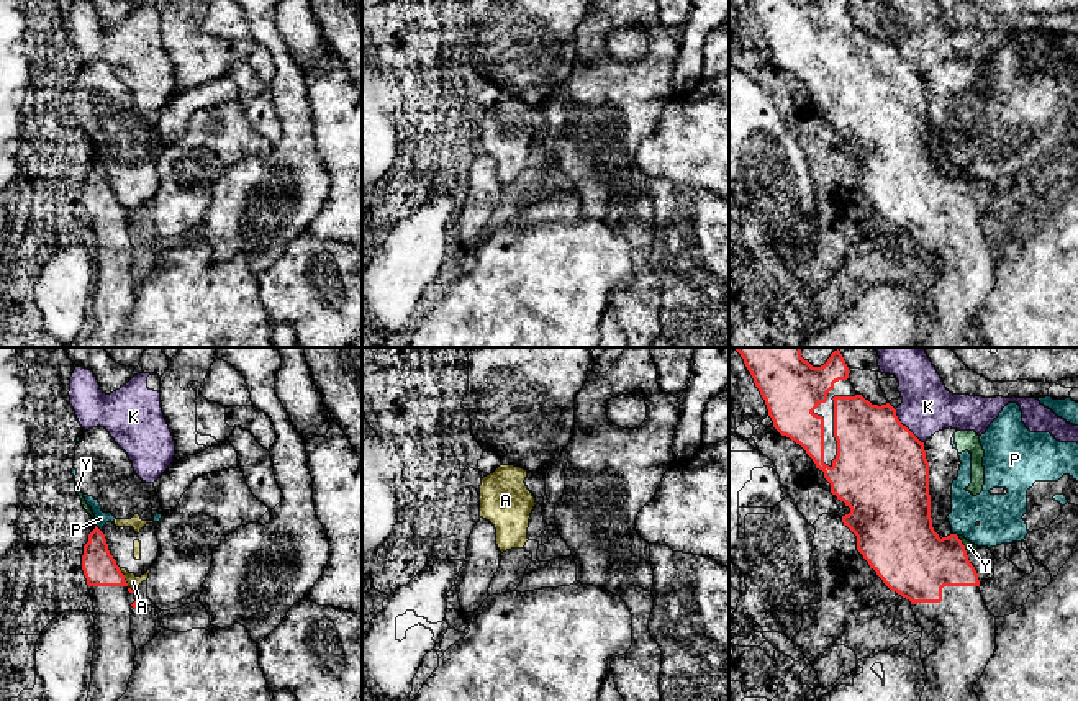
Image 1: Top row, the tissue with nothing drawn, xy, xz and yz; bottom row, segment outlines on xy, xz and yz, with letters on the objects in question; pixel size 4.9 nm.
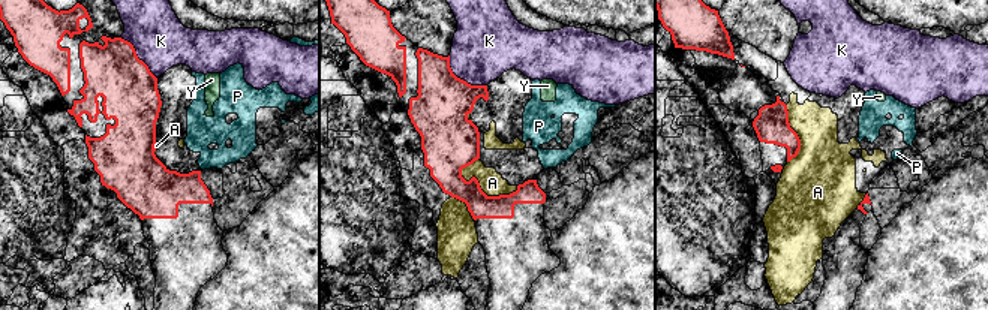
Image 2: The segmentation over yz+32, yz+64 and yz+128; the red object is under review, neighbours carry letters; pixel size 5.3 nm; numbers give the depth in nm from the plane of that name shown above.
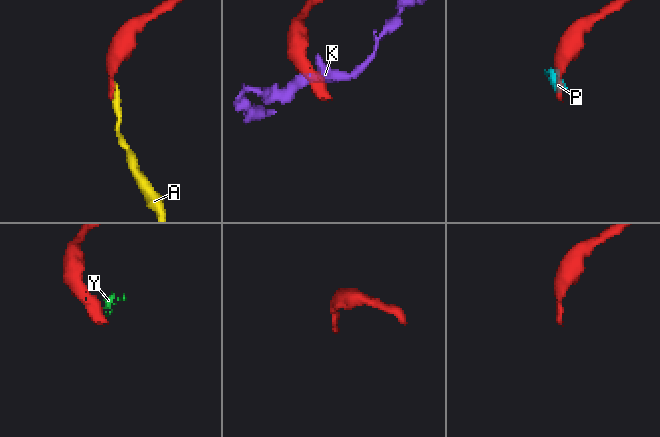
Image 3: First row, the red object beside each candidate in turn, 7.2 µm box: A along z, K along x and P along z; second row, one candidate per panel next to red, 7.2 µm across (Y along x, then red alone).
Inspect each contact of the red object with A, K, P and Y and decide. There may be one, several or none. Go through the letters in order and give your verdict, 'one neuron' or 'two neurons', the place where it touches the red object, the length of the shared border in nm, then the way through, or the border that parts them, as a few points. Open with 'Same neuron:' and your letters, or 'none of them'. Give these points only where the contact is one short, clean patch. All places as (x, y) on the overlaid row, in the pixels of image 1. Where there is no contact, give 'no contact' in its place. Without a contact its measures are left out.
Same neuron: none of them
A: two neurons; contact xy (125, 580); length 140 nm; border xy (118, 569), (133, 592)
K: two neurons; contact yz (905, 426); length 220 nm; border yz (895, 410), (900, 421), (923, 443)
P: two neurons; contact xy (99, 529); length 60 nm; border xy (95, 524), (102, 533)
Y: two neurons; contact yz (962, 544); length 100 nm; border yz (957, 536), (967, 552)

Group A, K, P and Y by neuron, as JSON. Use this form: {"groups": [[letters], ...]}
{"groups": [["A", "P", "Y"], ["K"]]}

